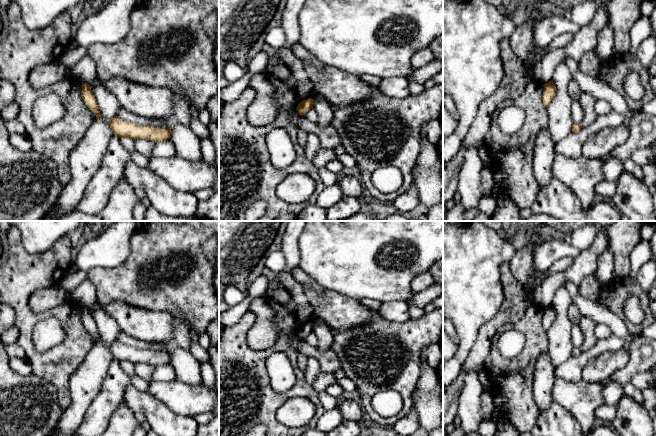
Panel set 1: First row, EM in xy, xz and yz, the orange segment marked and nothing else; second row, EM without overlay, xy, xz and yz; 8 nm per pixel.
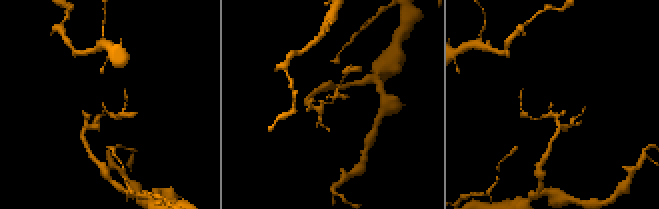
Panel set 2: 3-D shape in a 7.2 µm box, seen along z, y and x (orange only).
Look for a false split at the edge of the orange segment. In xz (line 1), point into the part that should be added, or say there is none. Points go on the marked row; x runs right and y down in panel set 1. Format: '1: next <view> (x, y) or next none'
1: next none

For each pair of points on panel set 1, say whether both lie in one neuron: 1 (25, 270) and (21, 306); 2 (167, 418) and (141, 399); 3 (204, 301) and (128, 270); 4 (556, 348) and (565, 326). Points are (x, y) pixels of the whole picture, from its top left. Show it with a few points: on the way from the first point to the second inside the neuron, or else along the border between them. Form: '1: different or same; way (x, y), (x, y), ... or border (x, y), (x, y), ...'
1: same; way (21, 279), (21, 297)
2: same; way (161, 418), (147, 405)
3: same; way (182, 292), (138, 292)
4: same; way (559, 343), (560, 331)

